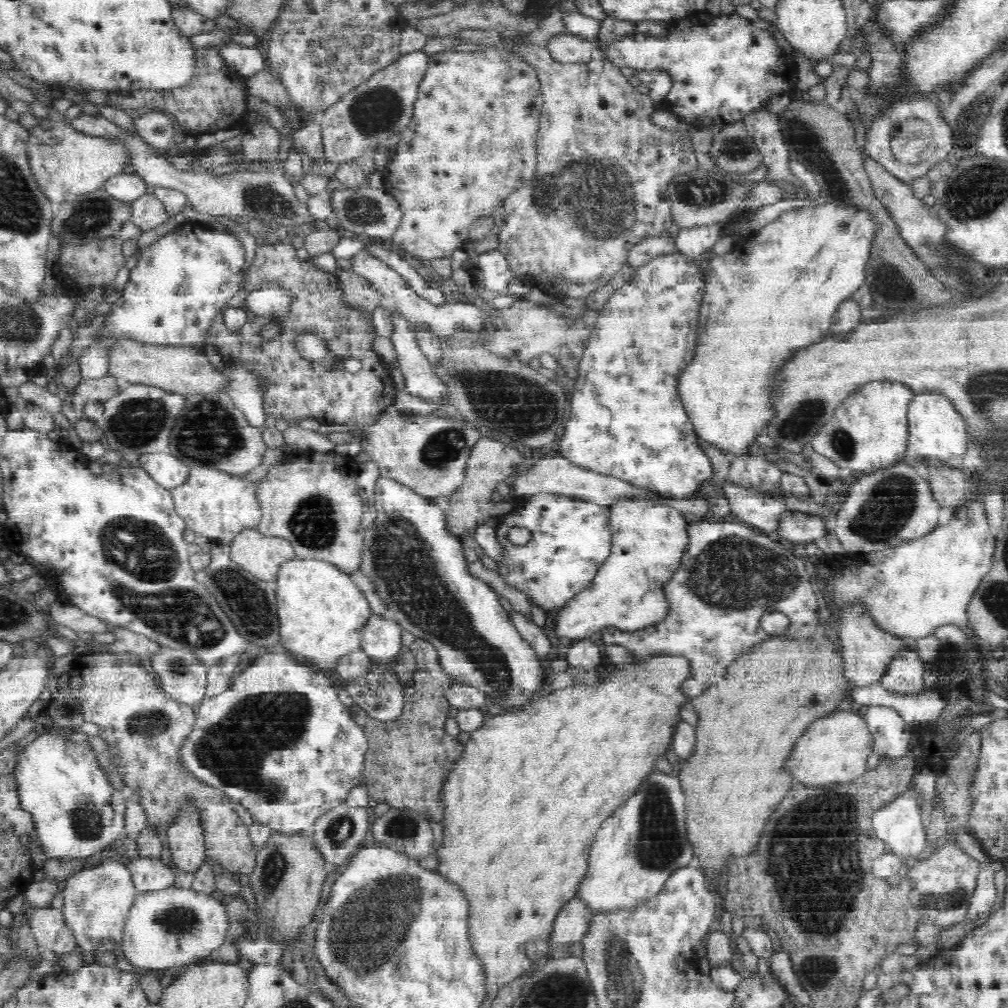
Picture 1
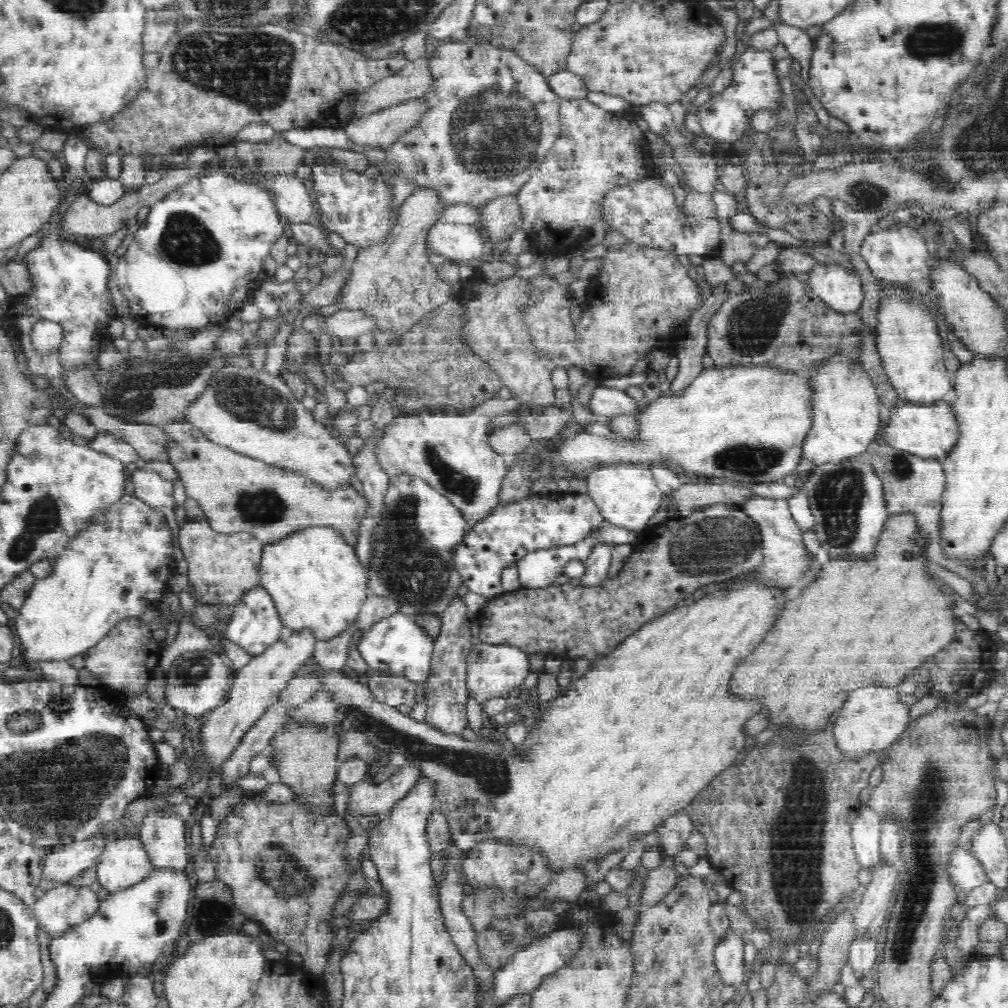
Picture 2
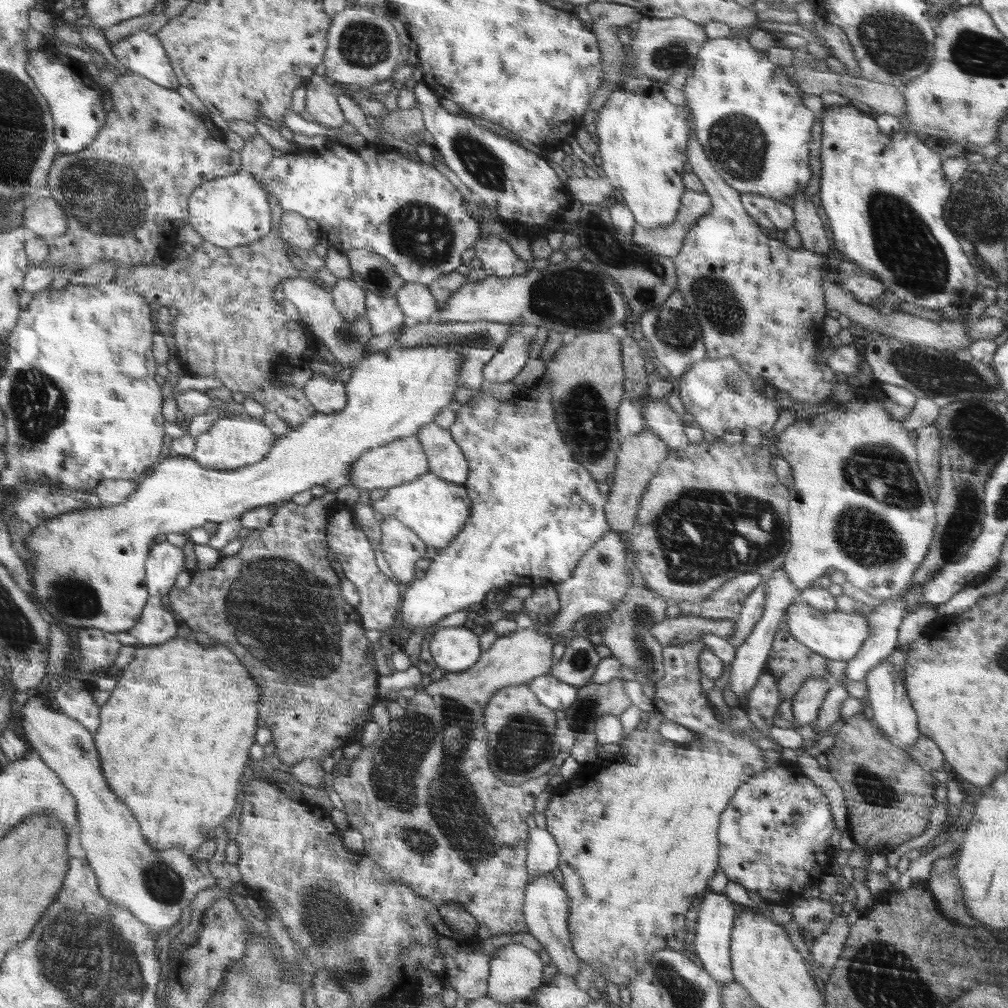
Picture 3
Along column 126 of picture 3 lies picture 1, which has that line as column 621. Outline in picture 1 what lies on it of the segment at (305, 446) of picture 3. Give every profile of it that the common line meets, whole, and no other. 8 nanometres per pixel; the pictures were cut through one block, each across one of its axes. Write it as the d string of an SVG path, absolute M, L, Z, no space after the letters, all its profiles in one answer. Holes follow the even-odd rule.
M622 501L618 504L610 506L610 530L612 530L611 552L610 555L602 562L602 566L597 570L597 574L594 576L589 586L586 586L576 597L574 597L565 607L562 607L557 614L555 633L560 637L567 637L569 639L589 639L594 633L598 633L608 627L617 628L624 633L633 633L637 630L649 627L652 624L656 624L661 620L664 620L670 612L670 601L666 598L666 586L674 580L674 574L677 574L682 564L682 558L685 556L685 552L689 548L690 533L688 533L690 524L687 523L684 517L673 508L664 504L651 503L651 502L636 502L636 501Z

